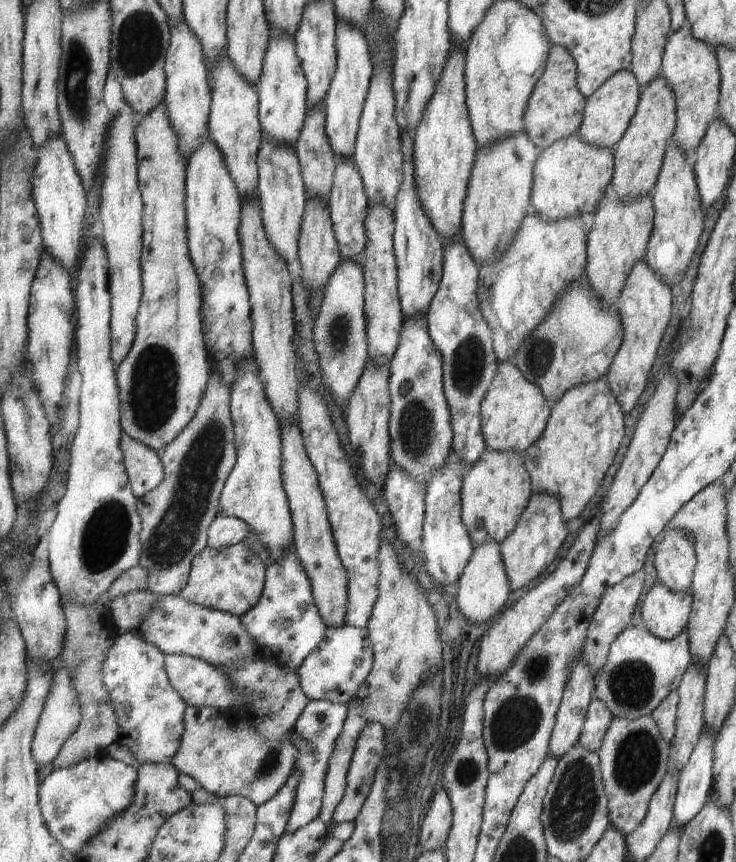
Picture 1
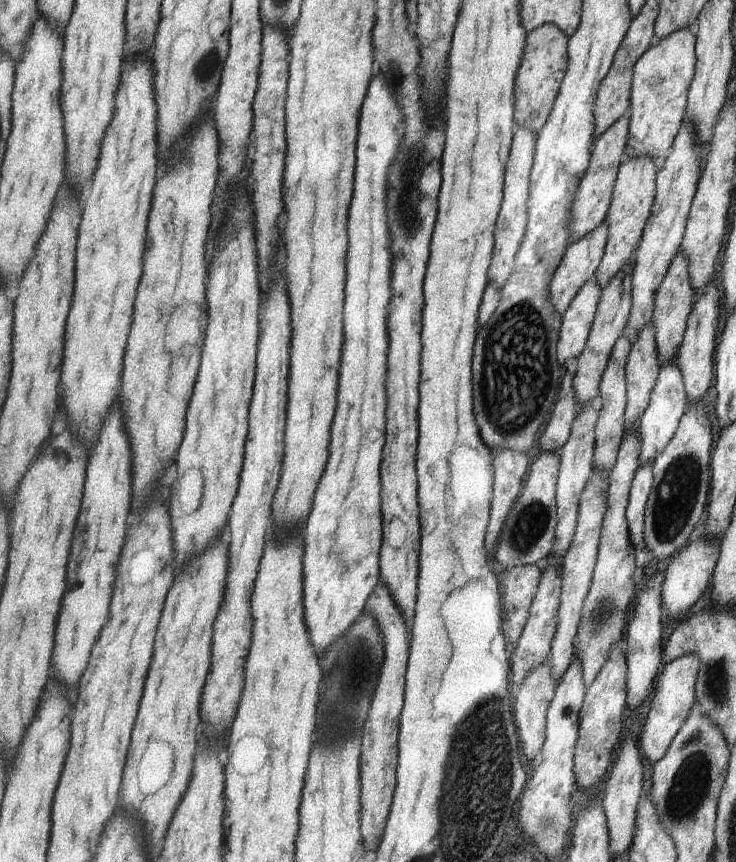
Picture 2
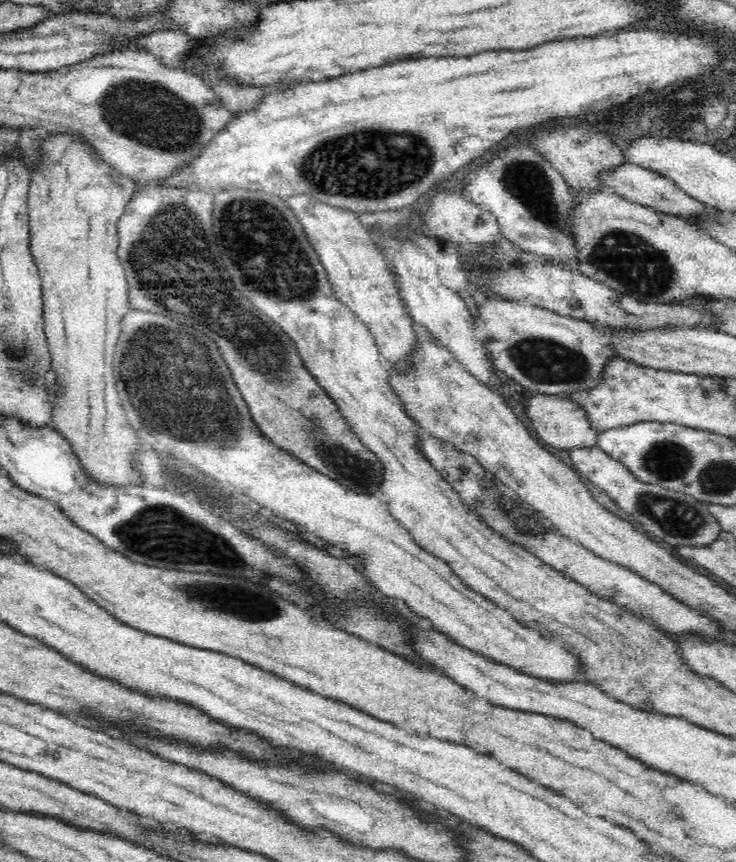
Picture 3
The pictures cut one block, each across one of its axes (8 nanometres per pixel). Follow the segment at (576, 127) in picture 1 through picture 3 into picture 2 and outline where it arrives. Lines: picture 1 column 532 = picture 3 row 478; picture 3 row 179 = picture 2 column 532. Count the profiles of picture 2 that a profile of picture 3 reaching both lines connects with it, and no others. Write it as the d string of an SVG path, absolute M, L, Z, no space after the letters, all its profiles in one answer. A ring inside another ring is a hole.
M553 23L544 24L538 30L528 32L527 44L519 70L517 94L517 128L527 126L533 132L541 132L548 124L556 105L558 94L568 73L570 36Z

